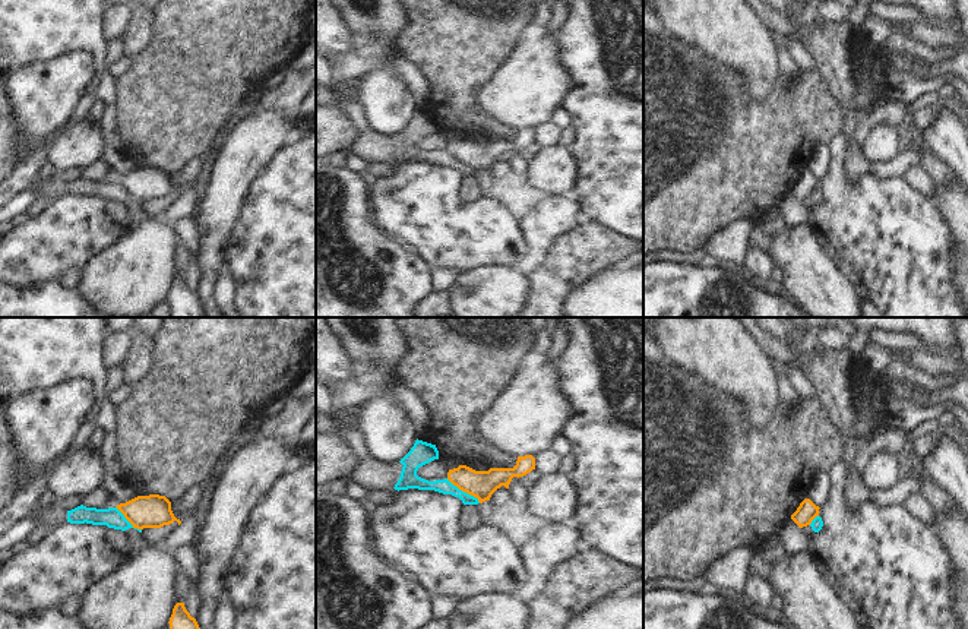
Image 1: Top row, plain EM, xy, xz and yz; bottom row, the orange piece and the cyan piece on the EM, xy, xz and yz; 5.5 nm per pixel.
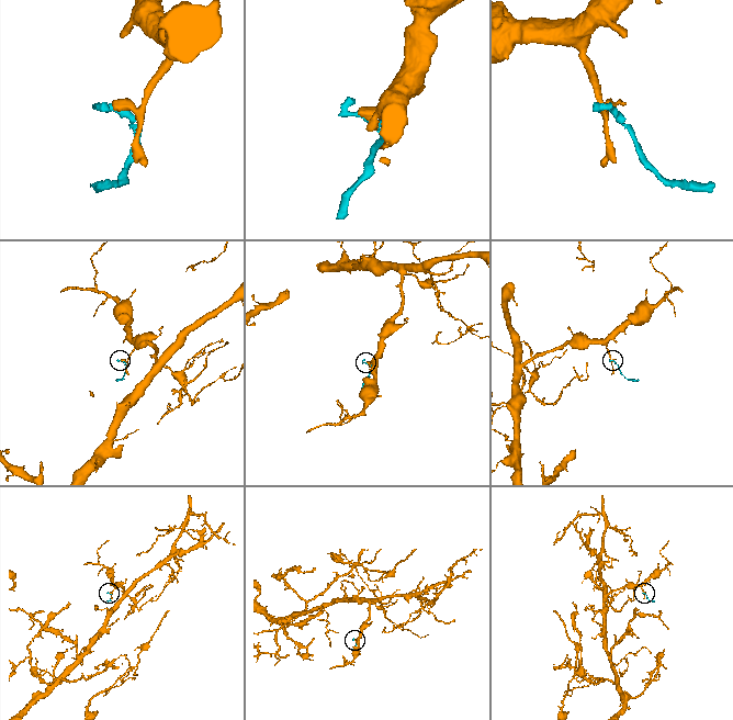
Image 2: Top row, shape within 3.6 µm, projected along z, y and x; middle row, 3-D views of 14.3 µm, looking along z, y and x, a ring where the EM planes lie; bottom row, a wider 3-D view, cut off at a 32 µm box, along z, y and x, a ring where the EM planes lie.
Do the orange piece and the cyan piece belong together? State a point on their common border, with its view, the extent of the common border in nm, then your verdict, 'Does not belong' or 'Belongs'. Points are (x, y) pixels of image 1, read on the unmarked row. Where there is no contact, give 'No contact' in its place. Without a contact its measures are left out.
Touches orange at xz (464, 163). Shared border 240 nm. Does not belong

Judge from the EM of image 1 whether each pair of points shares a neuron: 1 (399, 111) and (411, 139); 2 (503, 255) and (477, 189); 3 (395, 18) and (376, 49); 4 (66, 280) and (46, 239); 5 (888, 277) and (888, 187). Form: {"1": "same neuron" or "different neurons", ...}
{"1": "different neurons", "2": "different neurons", "3": "different neurons", "4": "different neurons", "5": "same neuron"}

